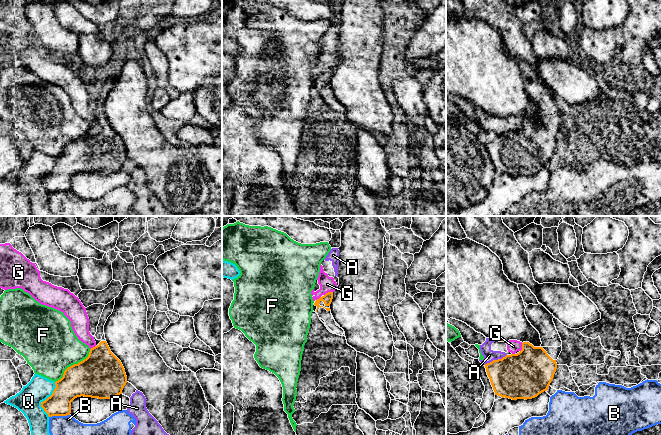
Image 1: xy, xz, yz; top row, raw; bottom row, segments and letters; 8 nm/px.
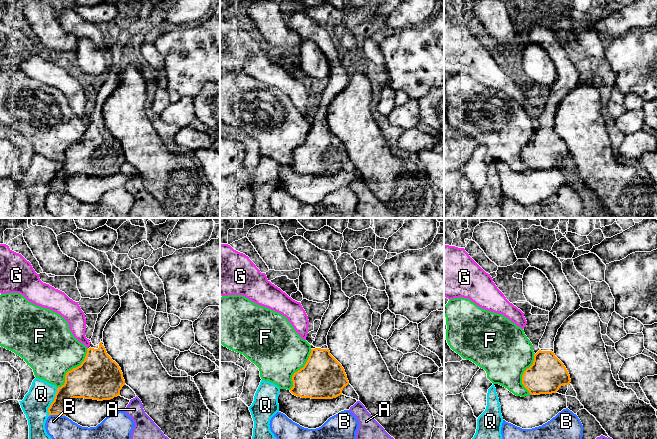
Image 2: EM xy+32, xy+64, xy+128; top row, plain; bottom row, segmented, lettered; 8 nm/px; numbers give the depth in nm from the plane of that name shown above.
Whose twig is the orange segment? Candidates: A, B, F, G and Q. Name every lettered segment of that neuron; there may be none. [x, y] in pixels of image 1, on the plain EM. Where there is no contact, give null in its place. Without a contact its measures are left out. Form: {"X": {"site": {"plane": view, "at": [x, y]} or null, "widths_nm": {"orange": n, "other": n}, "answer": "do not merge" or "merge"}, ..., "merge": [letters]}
{"A": {"site": {"plane": "yz", "at": [495, 136]}, "widths_nm": {"orange": 360, "other": 100}, "answer": "do not merge"}, "B": {"site": {"plane": "xy", "at": [59, 191]}, "widths_nm": {"orange": 200, "other": 300}, "answer": "do not merge"}, "F": {"site": {"plane": "xy", "at": [74, 140]}, "widths_nm": {"orange": 380, "other": 440}, "answer": "do not merge"}, "G": {"site": {"plane": "xz", "at": [328, 68]}, "widths_nm": {"orange": 80, "other": 130}, "answer": "do not merge"}, "Q": {"site": {"plane": "xy", "at": [46, 175]}, "widths_nm": {"orange": 220, "other": 200}, "answer": "do not merge"}, "merge": []}

